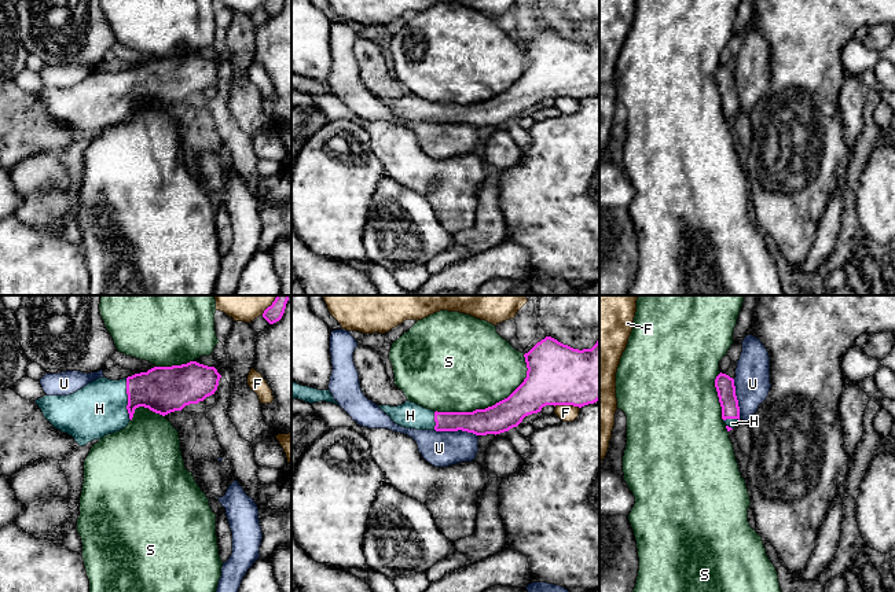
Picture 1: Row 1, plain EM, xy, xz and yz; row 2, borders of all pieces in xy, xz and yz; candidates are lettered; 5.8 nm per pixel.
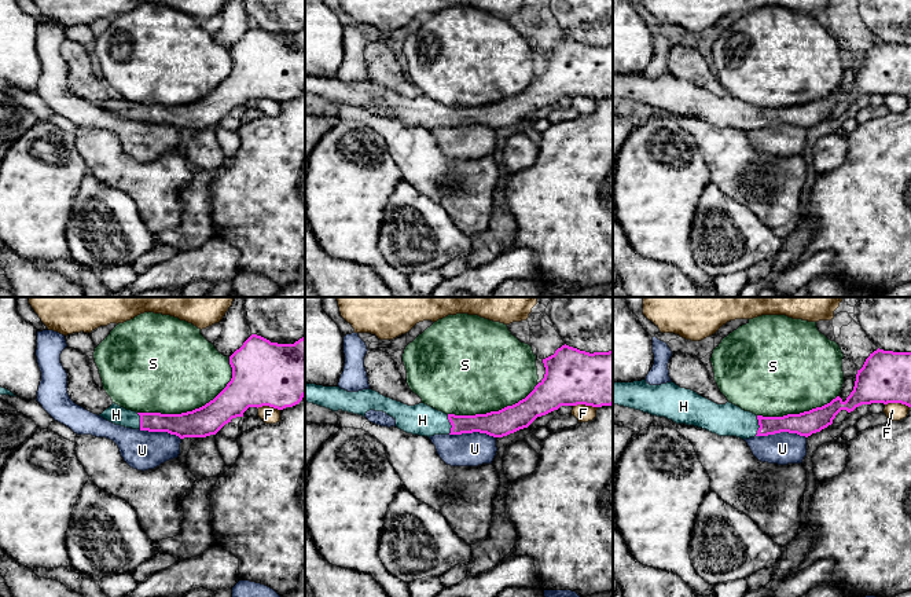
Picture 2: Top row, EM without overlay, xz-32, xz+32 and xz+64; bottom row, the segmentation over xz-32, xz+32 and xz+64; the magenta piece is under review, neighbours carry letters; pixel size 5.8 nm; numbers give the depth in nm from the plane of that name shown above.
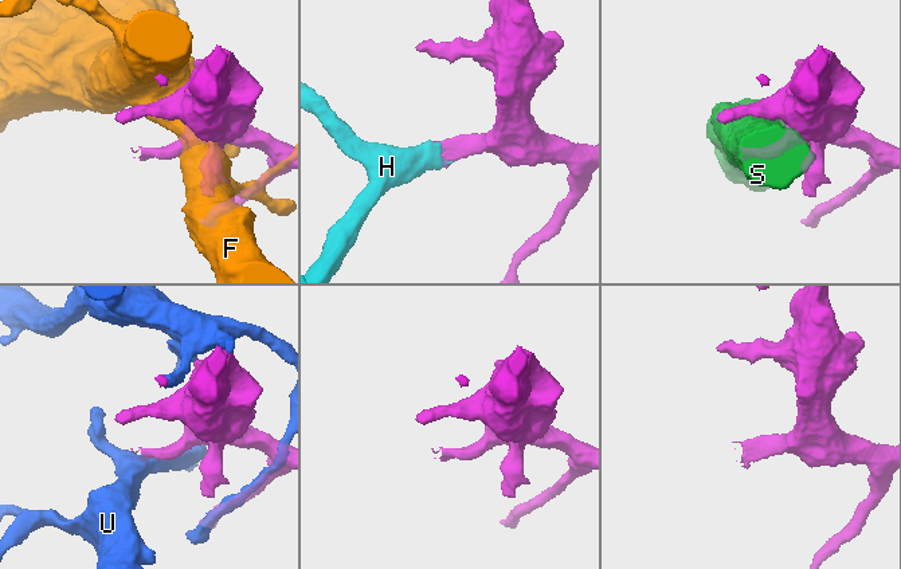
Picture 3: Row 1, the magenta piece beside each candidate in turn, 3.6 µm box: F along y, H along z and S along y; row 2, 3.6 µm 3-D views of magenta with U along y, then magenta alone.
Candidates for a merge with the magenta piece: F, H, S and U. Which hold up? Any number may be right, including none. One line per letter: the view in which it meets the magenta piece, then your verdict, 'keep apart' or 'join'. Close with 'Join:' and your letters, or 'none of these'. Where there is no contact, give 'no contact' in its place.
F: xz | keep apart
H: xy | join
S: xz | keep apart
U: xz | keep apart
Join: H

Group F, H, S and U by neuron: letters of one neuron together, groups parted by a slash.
F / H / S / U

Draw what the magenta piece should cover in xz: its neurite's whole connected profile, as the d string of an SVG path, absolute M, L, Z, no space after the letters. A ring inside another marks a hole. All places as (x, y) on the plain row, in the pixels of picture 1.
M546 29L524 47L527 70L505 92L485 102L473 104L434 104L415 95L401 98L378 98L396 117L415 122L467 124L476 128L500 126L517 119L528 107L538 106L546 98L584 99L599 92L599 32L591 41L573 41Z

